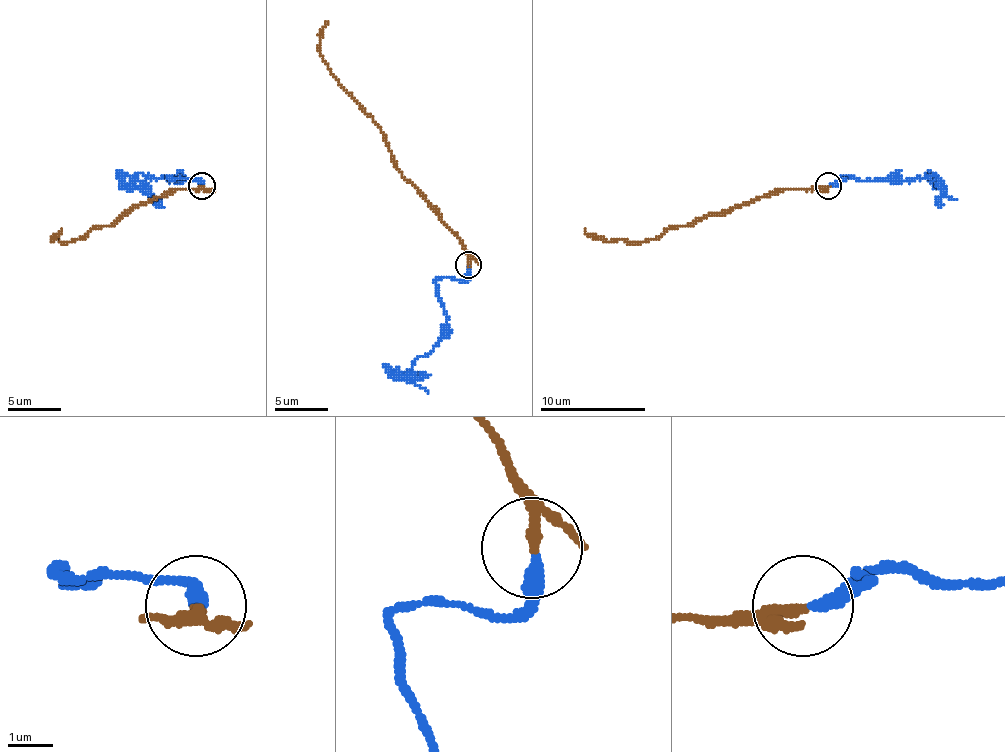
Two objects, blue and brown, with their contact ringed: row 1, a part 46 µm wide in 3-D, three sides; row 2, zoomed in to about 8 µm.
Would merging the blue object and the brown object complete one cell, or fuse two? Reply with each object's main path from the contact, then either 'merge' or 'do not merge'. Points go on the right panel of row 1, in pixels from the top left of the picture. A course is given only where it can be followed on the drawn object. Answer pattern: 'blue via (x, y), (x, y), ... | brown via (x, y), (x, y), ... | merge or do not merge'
blue via (830, 186), (843, 181), (841, 178), (899, 181), (928, 178), (933, 173), (941, 186), (957, 199) | brown via (827, 186), (775, 189), (730, 212), (698, 218), (685, 226), (669, 226), (645, 241), (593, 239), (585, 228) | do not merge

